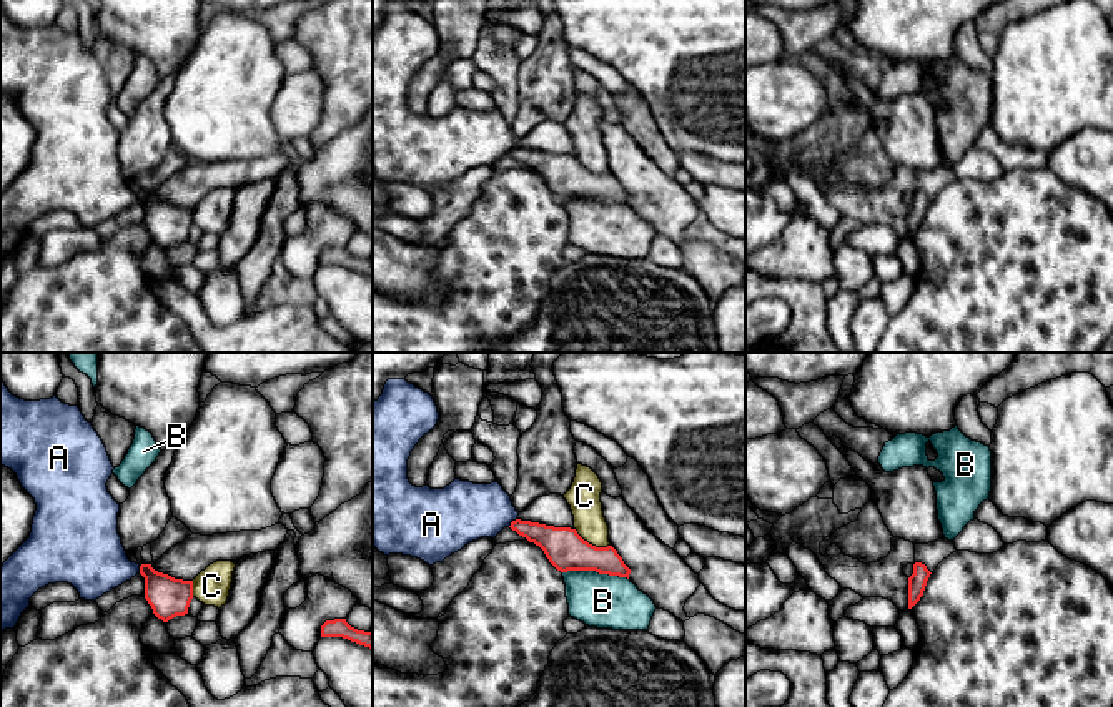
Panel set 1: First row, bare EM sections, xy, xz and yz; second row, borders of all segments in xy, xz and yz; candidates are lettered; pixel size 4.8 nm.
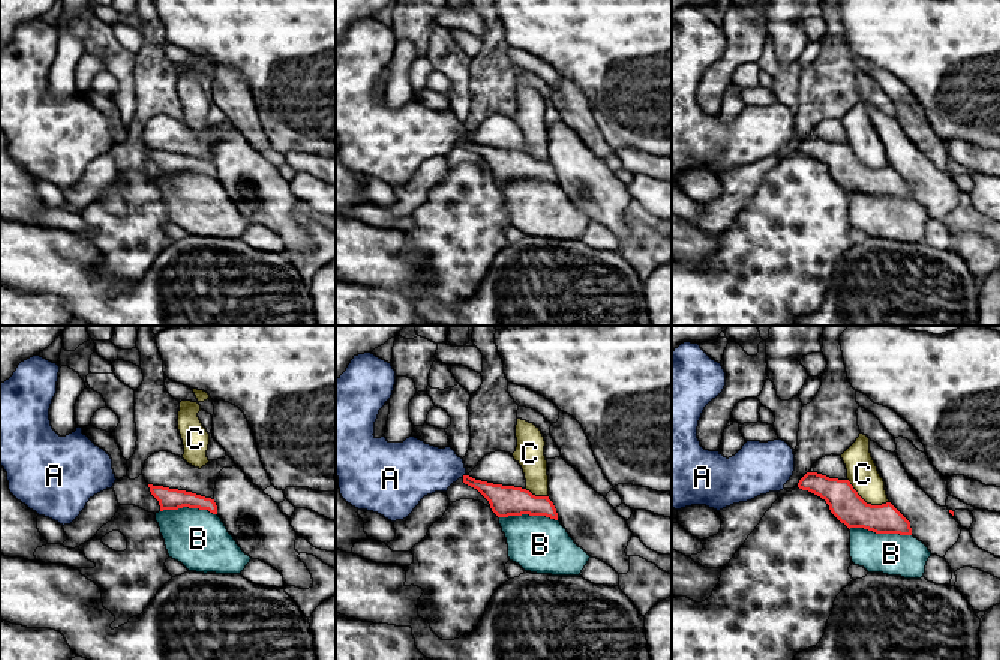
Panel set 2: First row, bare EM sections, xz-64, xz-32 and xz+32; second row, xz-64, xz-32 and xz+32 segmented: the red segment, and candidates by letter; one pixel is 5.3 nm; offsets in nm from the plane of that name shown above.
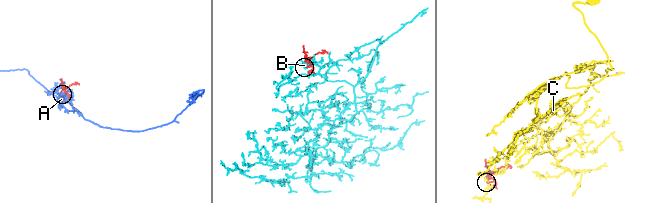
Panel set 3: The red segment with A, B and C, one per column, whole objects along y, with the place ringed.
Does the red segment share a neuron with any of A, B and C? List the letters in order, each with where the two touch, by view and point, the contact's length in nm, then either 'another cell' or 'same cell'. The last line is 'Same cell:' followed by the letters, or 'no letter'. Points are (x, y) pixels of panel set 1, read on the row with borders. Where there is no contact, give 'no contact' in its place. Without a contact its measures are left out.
A: xz (511, 523) | 60 nm | another cell
B: xz (596, 571) | 320 nm | another cell
C: xz (591, 544) | 200 nm | another cell
Same cell: no letter

